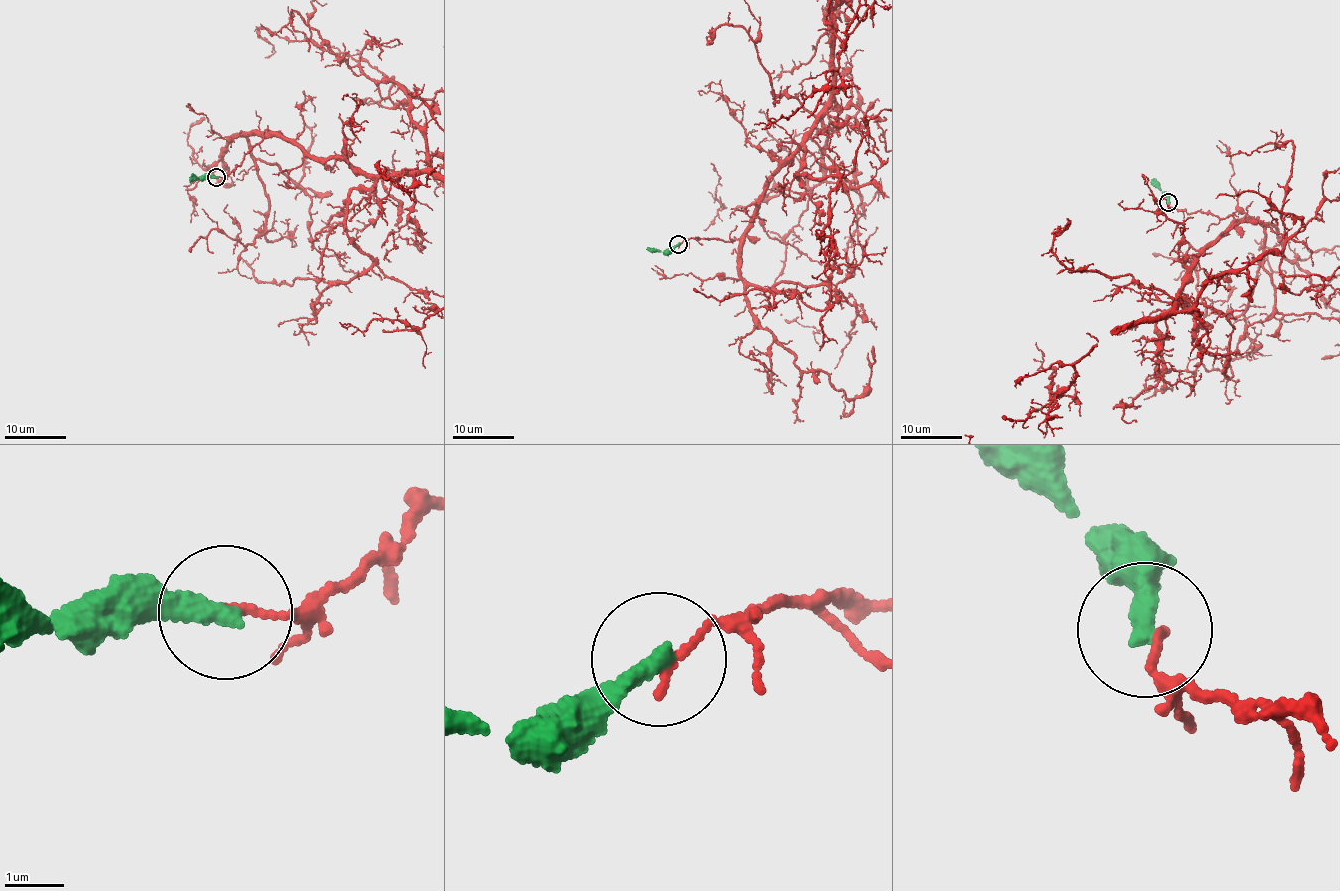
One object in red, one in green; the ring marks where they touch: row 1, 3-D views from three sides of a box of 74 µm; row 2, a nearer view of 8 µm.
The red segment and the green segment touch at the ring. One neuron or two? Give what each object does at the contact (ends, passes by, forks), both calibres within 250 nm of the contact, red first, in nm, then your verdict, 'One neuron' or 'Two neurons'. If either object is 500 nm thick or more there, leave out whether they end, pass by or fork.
At the ring red ends. At the ring green ends. Thickness 140 nm (red) against 360 nm. Two neurons

